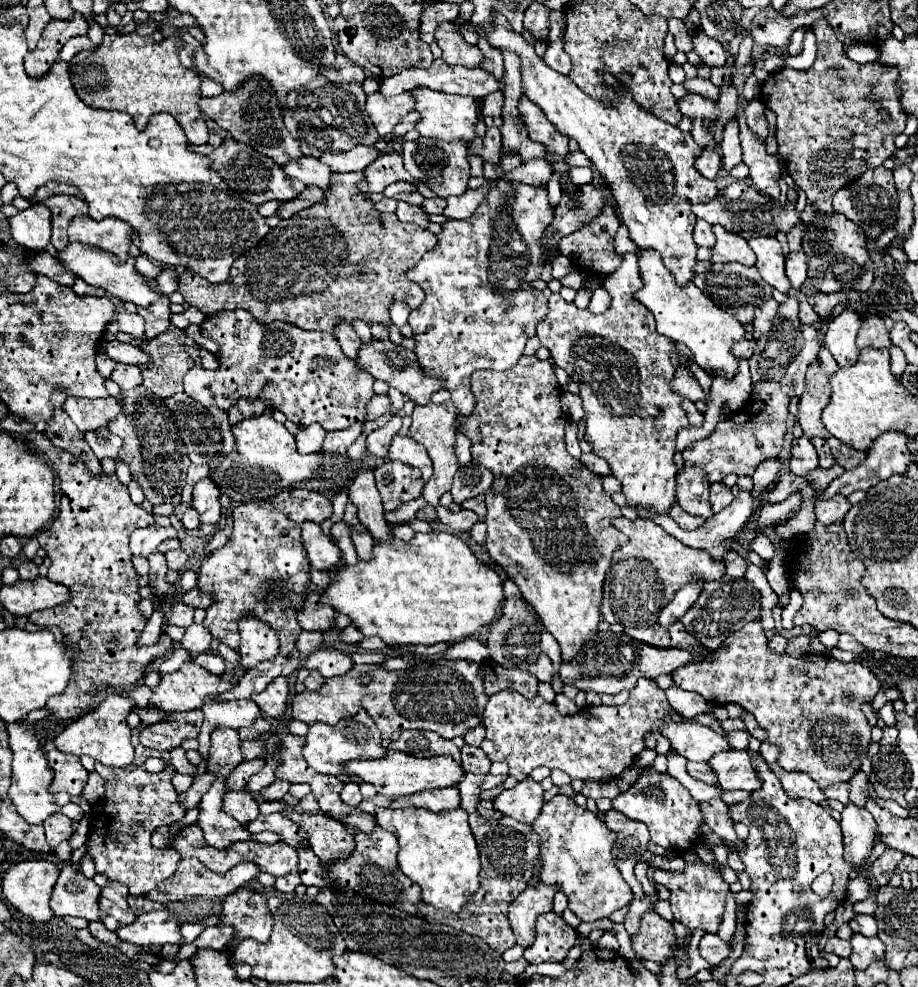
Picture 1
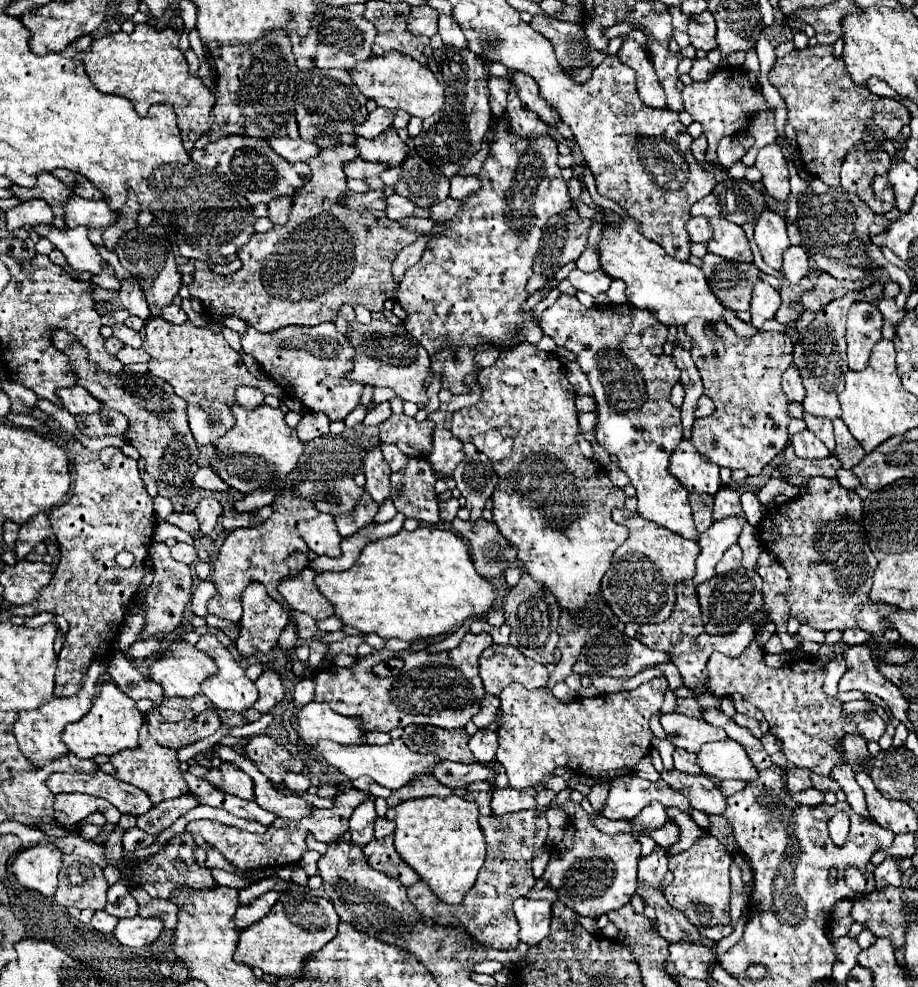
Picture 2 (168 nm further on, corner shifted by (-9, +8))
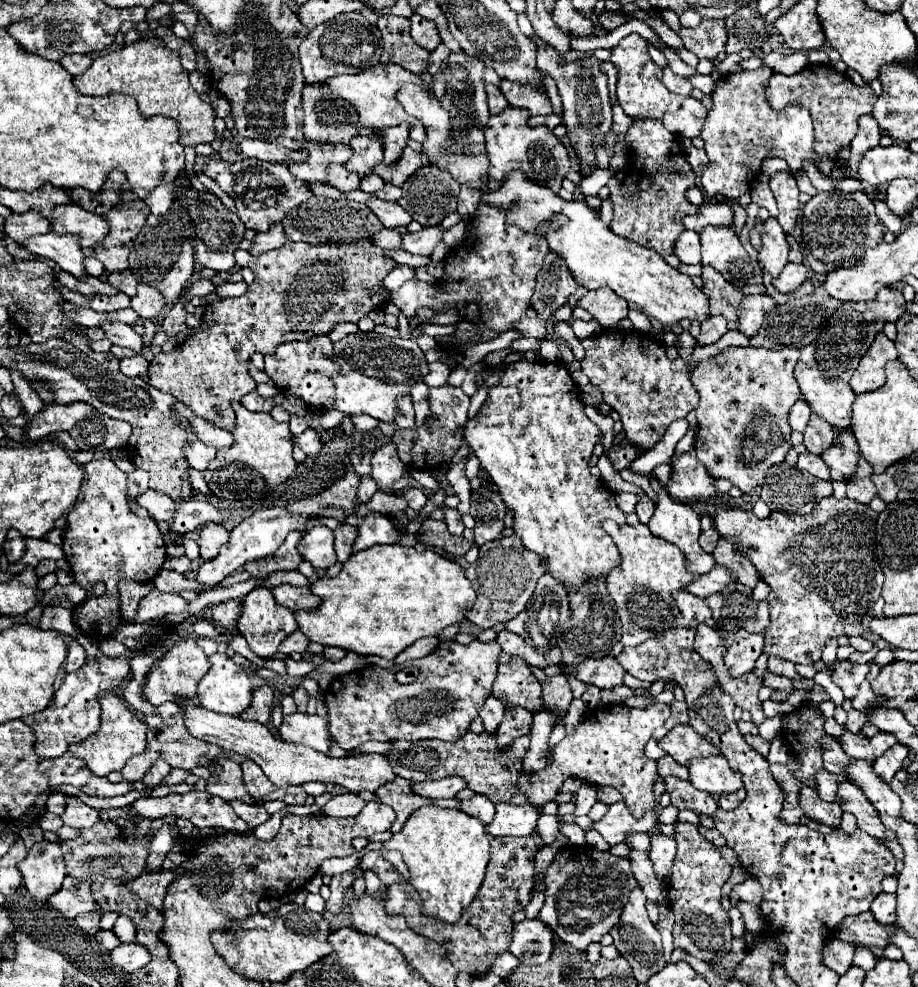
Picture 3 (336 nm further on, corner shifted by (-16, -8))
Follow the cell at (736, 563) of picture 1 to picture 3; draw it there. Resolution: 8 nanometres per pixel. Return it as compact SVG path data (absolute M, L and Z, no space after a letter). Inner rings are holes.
M714 566L712 572L708 574L702 574L696 582L692 582L686 590L700 596L700 598L708 598L712 594L718 594L722 592L728 584L732 584L734 578L732 578L732 572L724 566Z

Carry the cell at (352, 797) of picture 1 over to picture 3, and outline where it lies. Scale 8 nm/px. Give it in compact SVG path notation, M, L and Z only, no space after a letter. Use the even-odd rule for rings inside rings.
M363 871L363 878L365 880L366 891L374 896L380 896L387 891L387 887L382 884L379 878L372 871Z

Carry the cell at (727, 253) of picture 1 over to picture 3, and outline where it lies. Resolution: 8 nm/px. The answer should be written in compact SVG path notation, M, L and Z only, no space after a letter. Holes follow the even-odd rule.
M706 228L700 234L702 266L712 266L736 286L760 284L762 270L758 260L750 258L732 228Z

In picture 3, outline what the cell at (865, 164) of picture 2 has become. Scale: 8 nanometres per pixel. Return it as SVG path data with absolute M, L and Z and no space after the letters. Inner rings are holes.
M860 116L860 124L858 124L858 132L850 144L850 172L852 176L856 178L858 176L858 166L860 166L860 160L864 156L864 152L868 152L870 148L878 146L880 144L880 138L882 138L882 130L880 126L876 124L874 116Z

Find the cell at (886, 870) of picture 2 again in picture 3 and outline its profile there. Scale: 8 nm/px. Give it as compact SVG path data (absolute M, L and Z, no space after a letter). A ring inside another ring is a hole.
M880 892L872 902L870 910L876 916L876 920L880 920L880 924L896 922L896 894Z

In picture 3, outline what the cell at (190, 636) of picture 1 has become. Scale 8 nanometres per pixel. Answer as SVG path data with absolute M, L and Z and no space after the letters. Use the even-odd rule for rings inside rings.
M220 652L210 656L210 664L212 668L198 684L202 706L212 712L240 716L250 708L252 702L252 684L248 672Z

